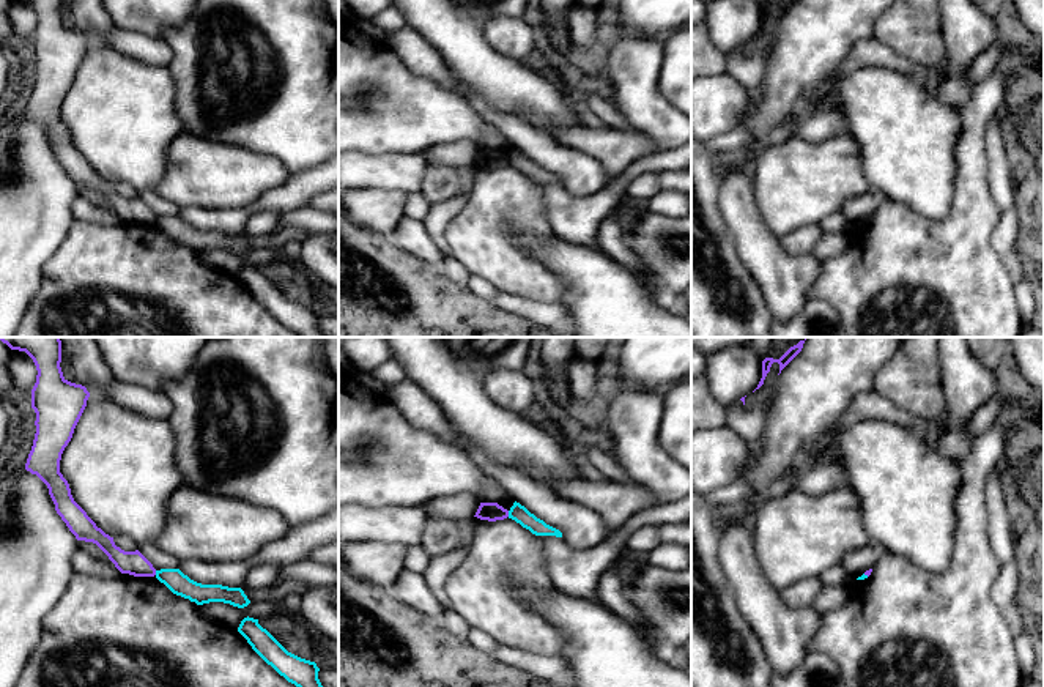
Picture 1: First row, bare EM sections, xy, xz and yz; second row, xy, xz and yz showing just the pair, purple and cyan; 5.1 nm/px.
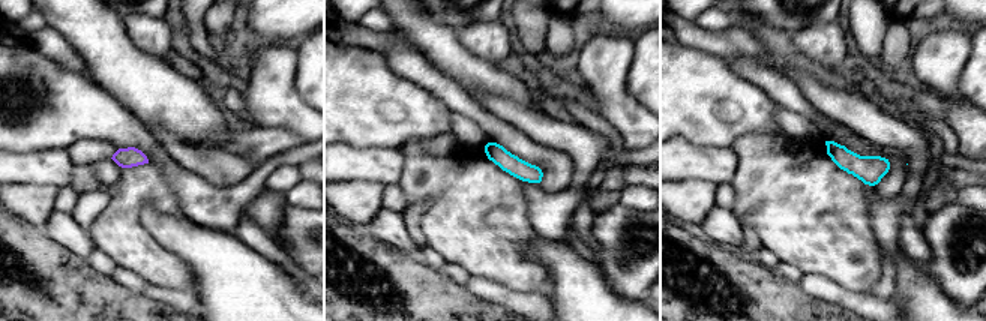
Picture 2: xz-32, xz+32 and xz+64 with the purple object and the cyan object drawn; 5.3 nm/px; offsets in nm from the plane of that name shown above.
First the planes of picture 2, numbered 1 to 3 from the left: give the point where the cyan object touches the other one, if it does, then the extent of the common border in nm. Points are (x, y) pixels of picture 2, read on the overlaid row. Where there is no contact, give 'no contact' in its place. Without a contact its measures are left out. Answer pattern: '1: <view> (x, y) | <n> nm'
1: no contact
2: no contact
3: no contact

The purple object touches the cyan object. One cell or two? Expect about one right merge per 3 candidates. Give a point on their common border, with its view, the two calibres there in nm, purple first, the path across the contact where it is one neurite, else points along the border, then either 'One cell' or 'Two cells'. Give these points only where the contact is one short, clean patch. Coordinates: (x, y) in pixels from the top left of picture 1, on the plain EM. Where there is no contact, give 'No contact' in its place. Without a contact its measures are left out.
Touches purple at xz (507, 161). Thickness 100 nm (purple) against 90 nm. Boundary: xz (507, 158), (509, 163). Two cells

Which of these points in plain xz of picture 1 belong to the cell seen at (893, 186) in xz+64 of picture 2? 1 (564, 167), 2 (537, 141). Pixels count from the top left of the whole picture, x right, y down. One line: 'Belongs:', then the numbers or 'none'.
Belongs: 1, 2

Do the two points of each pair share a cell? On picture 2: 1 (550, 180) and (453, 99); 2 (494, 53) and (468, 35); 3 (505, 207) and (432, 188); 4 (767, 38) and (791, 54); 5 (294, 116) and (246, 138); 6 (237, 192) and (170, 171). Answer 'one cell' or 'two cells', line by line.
1: one cell
2: one cell
3: one cell
4: one cell
5: two cells
6: one cell

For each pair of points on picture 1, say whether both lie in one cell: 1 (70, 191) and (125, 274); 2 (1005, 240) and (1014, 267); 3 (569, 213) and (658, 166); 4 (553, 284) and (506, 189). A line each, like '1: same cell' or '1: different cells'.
1: different cells
2: same cell
3: same cell
4: same cell

